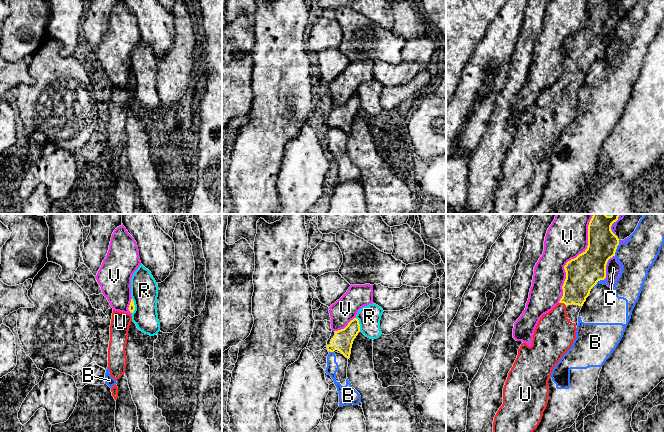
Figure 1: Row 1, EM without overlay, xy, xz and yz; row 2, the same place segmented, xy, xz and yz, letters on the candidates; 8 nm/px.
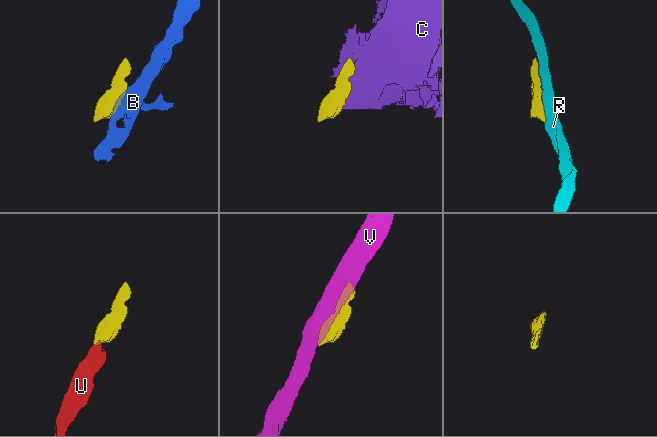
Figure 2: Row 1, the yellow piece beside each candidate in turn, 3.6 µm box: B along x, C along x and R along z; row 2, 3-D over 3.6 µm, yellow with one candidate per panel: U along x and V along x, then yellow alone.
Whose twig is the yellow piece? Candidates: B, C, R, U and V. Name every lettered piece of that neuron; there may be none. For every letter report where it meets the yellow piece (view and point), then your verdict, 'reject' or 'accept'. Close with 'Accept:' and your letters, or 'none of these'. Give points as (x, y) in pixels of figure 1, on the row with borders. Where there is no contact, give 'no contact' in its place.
B: contact yz (616, 248); reject
C: contact yz (605, 266); reject
R: contact xy (134, 306); reject
U: contact yz (562, 302); accept
V: contact yz (574, 258); reject
Accept: U

